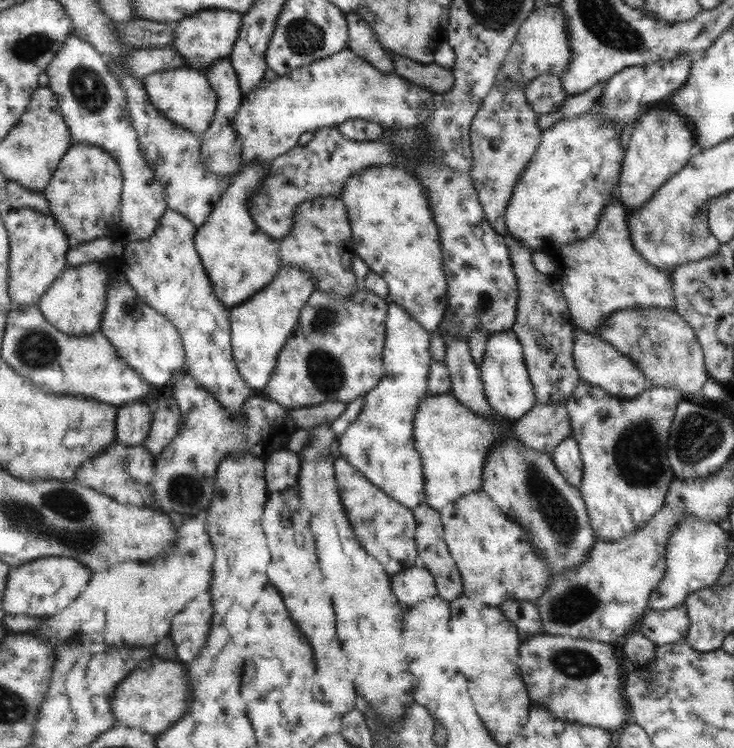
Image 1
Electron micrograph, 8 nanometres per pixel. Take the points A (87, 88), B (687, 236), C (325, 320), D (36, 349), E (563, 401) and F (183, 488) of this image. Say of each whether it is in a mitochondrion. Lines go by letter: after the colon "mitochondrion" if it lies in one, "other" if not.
A: mitochondrion
B: mitochondrion
C: mitochondrion
D: mitochondrion
E: other
F: mitochondrion

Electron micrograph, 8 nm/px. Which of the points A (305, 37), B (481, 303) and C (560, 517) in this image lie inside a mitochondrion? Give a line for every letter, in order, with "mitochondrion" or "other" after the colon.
A: mitochondrion
B: mitochondrion
C: mitochondrion

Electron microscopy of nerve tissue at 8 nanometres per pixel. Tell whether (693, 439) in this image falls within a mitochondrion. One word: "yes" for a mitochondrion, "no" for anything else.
yes

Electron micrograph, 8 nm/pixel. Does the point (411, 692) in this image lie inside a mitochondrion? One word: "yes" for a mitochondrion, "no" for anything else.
no

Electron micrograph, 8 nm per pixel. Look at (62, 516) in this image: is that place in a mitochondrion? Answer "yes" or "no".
yes

